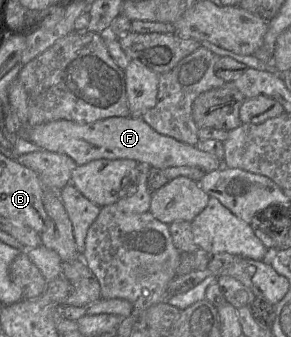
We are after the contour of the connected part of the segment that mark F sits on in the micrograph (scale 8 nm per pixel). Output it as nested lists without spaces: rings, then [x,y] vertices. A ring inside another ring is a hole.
[[[131,115],[129,117],[111,117],[88,124],[56,120],[28,127],[27,139],[45,151],[69,156],[77,166],[98,159],[131,159],[158,169],[192,166],[198,167],[206,173],[218,170],[223,166],[217,157],[200,151],[196,146],[159,134],[142,117]]]

